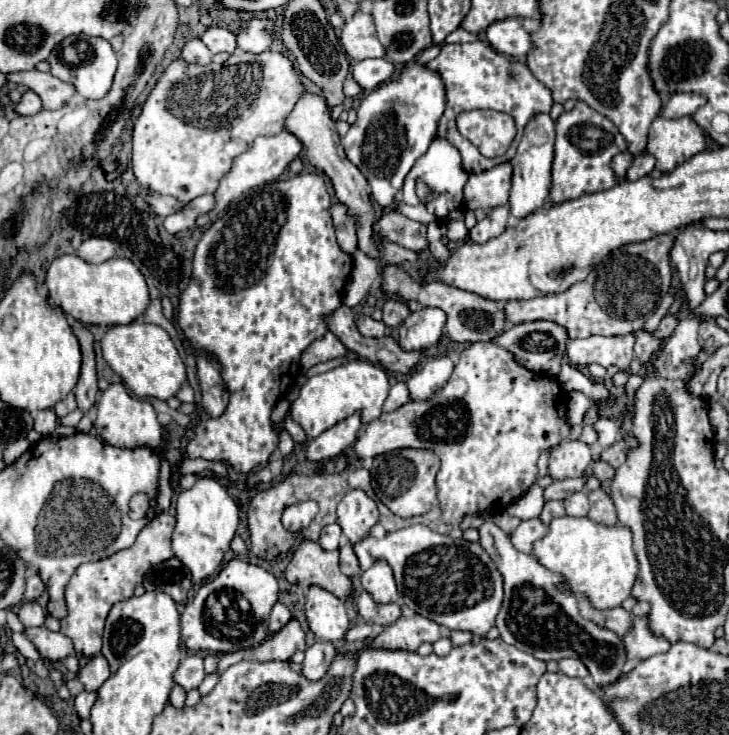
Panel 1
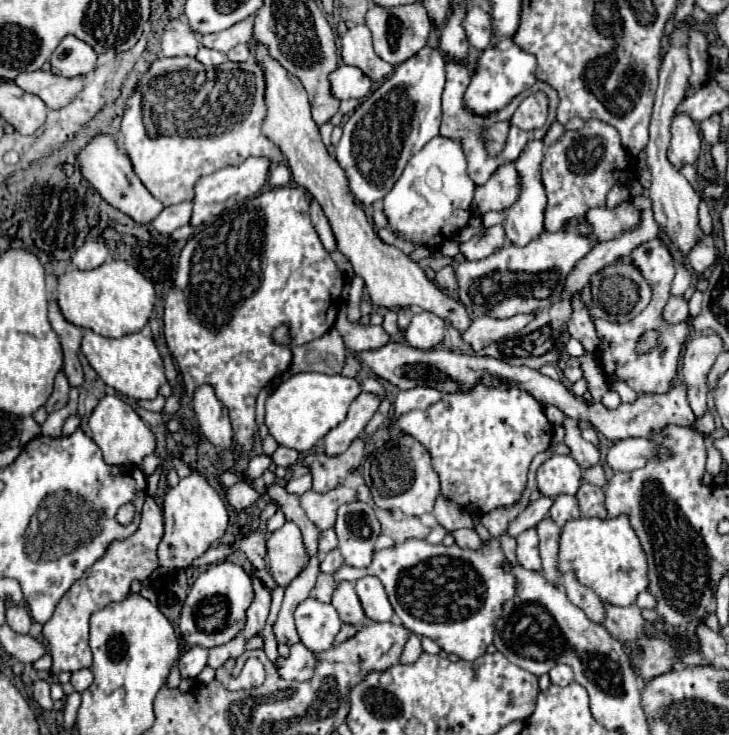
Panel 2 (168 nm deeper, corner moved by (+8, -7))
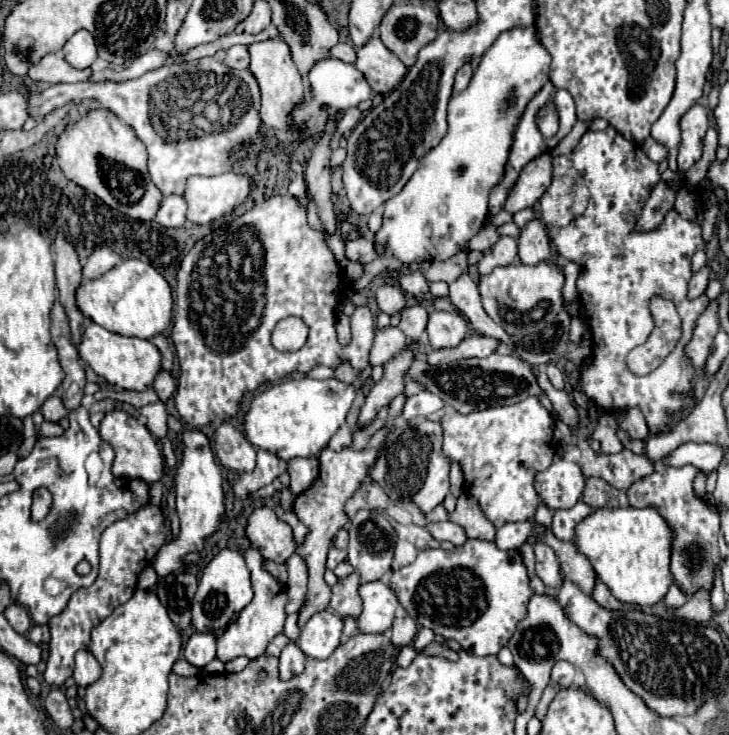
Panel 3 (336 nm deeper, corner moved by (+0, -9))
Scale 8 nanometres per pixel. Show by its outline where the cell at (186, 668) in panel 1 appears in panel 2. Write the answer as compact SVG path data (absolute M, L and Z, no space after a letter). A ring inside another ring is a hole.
M189 647L177 661L177 667L181 671L181 677L187 679L187 677L197 677L207 665L207 649L205 647Z

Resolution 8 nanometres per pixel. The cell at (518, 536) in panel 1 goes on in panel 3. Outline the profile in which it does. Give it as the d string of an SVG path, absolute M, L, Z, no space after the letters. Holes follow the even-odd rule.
M537 541L533 545L533 549L535 549L535 559L537 559L537 565L535 565L537 577L545 583L545 587L557 589L559 581L561 581L561 573L559 573L559 563L557 563L555 551L543 541Z

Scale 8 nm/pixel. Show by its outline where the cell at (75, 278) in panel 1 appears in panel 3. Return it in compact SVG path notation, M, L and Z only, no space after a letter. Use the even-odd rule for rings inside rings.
M127 259L103 273L99 279L83 281L75 291L79 311L93 323L111 333L151 339L167 329L171 323L171 289L169 283L151 265L139 259Z

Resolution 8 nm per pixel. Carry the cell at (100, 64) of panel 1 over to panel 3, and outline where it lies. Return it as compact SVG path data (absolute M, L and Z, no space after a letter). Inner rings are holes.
M85 29L77 31L65 43L63 55L65 55L65 61L73 69L87 69L87 67L91 67L93 61L97 59L97 47L95 47L95 41L93 41L91 33L87 33Z

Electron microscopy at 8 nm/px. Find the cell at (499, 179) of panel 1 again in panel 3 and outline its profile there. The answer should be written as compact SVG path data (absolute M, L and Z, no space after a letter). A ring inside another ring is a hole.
M545 153L525 165L525 169L521 171L519 179L515 181L513 189L507 195L505 211L513 215L521 209L533 207L539 201L539 197L547 191L549 183L551 183L551 155Z

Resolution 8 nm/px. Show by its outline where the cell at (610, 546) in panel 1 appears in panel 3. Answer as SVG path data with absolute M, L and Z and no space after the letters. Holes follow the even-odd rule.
M651 507L597 509L575 527L575 545L577 551L591 561L599 581L603 581L621 603L639 607L655 605L673 583L669 573L671 529Z

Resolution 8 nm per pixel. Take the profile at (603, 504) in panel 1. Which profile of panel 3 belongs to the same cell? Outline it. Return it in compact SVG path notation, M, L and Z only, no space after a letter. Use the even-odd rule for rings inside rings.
M589 477L585 491L583 491L583 501L593 509L617 509L619 507L619 491L611 485L607 485L603 479Z

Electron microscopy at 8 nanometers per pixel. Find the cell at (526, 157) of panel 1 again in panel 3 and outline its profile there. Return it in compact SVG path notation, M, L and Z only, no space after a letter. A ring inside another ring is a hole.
M539 217L527 221L519 235L519 259L525 265L537 265L539 261L547 261L551 257L549 235Z

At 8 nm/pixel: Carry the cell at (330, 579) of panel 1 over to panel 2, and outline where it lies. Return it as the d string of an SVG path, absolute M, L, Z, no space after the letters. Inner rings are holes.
M287 521L281 529L269 533L267 563L277 585L287 587L305 567L307 553L303 547L301 531L295 523Z

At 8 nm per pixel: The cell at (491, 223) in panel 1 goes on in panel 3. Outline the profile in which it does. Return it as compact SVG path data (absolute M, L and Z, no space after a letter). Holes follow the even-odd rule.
M501 237L491 249L487 249L481 257L481 261L477 263L479 273L491 273L491 269L499 267L499 265L509 265L513 263L517 257L517 241L513 237Z

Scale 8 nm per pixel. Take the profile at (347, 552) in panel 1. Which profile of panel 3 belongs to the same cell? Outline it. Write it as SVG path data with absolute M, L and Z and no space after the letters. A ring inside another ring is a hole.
M331 547L329 549L329 557L327 557L327 569L335 569L341 561L345 561L345 557L347 557L347 551L345 549Z

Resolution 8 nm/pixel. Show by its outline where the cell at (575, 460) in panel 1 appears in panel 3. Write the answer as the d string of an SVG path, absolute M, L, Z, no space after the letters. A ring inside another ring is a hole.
M557 457L549 469L537 473L535 489L549 509L569 509L581 499L585 477L577 463Z

